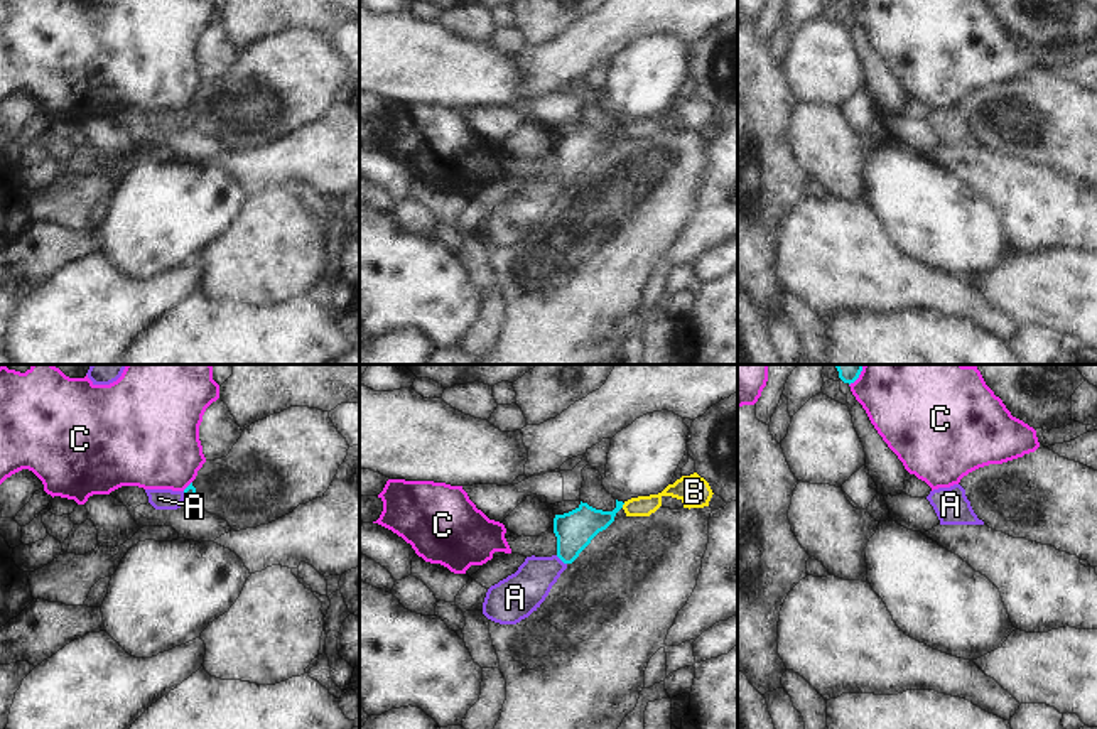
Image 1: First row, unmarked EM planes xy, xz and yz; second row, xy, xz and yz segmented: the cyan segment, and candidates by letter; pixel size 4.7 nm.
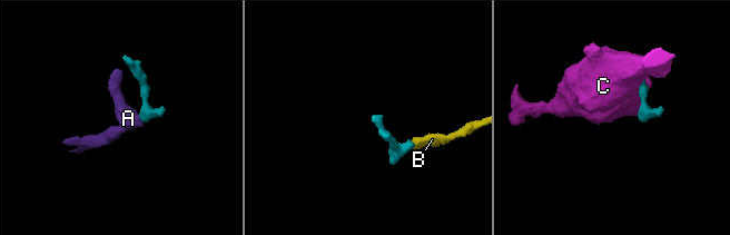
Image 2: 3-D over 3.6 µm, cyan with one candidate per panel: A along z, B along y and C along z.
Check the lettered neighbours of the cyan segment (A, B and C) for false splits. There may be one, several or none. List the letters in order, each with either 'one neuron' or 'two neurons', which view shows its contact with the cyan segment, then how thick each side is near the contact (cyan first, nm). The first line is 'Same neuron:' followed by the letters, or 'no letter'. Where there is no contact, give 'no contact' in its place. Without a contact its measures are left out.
Same neuron: A, B
A: one neuron | xy | 60/100 nm
B: one neuron | xz | 170/100 nm
C: two neurons | xy | 60/420 nm

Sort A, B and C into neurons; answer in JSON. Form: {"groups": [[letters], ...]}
{"groups": [["A", "B"], ["C"]]}

